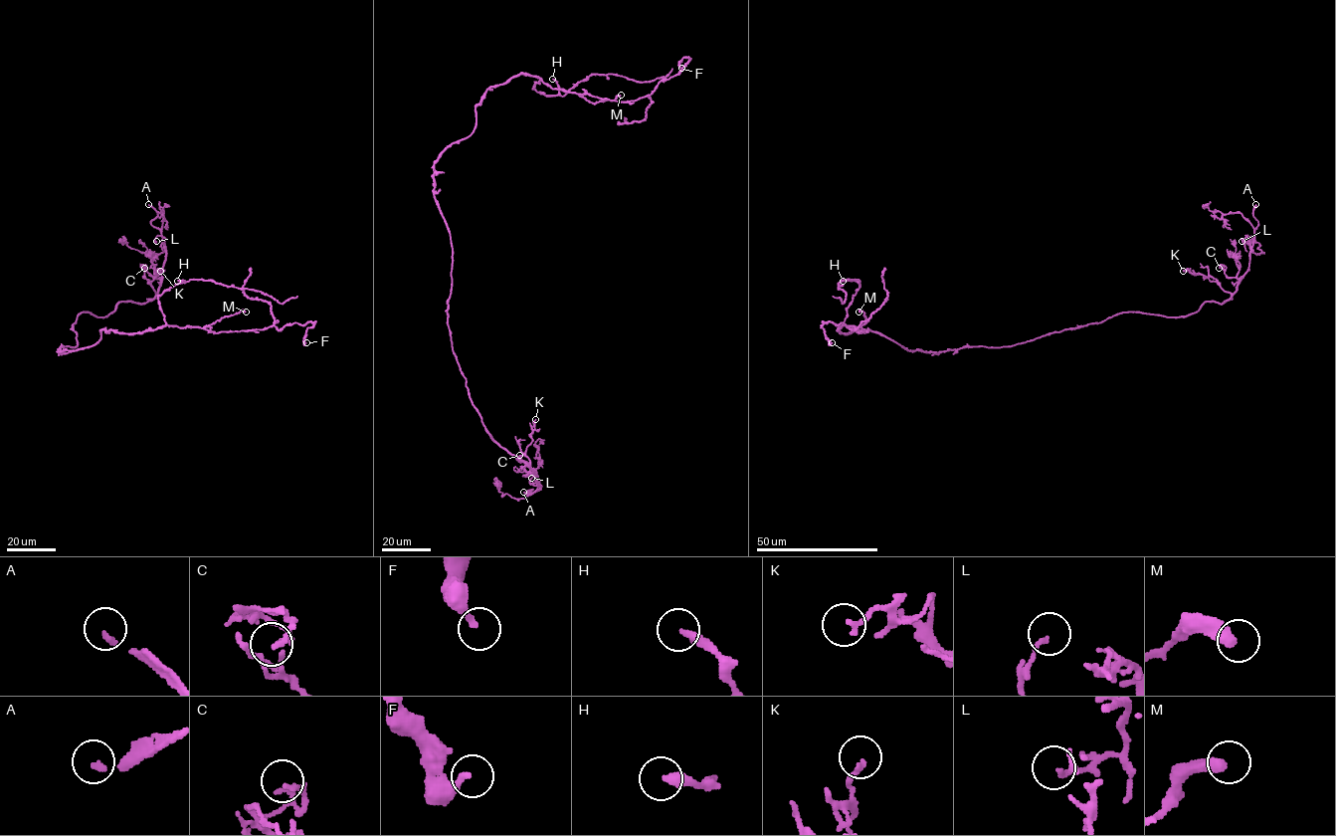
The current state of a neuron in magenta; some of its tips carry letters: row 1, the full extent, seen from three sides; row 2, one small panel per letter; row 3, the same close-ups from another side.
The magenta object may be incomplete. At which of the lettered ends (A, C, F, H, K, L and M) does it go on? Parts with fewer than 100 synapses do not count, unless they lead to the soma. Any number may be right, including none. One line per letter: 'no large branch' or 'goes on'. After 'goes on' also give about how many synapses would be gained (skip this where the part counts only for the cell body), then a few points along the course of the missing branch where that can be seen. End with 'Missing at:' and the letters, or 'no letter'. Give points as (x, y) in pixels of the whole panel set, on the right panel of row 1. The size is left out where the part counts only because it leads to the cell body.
A: goes on | (1255, 204), (1243, 196), (1230, 163)
C: no large branch
F: no large branch
H: no large branch
K: no large branch
L: no large branch
M: no large branch
Missing at: A

